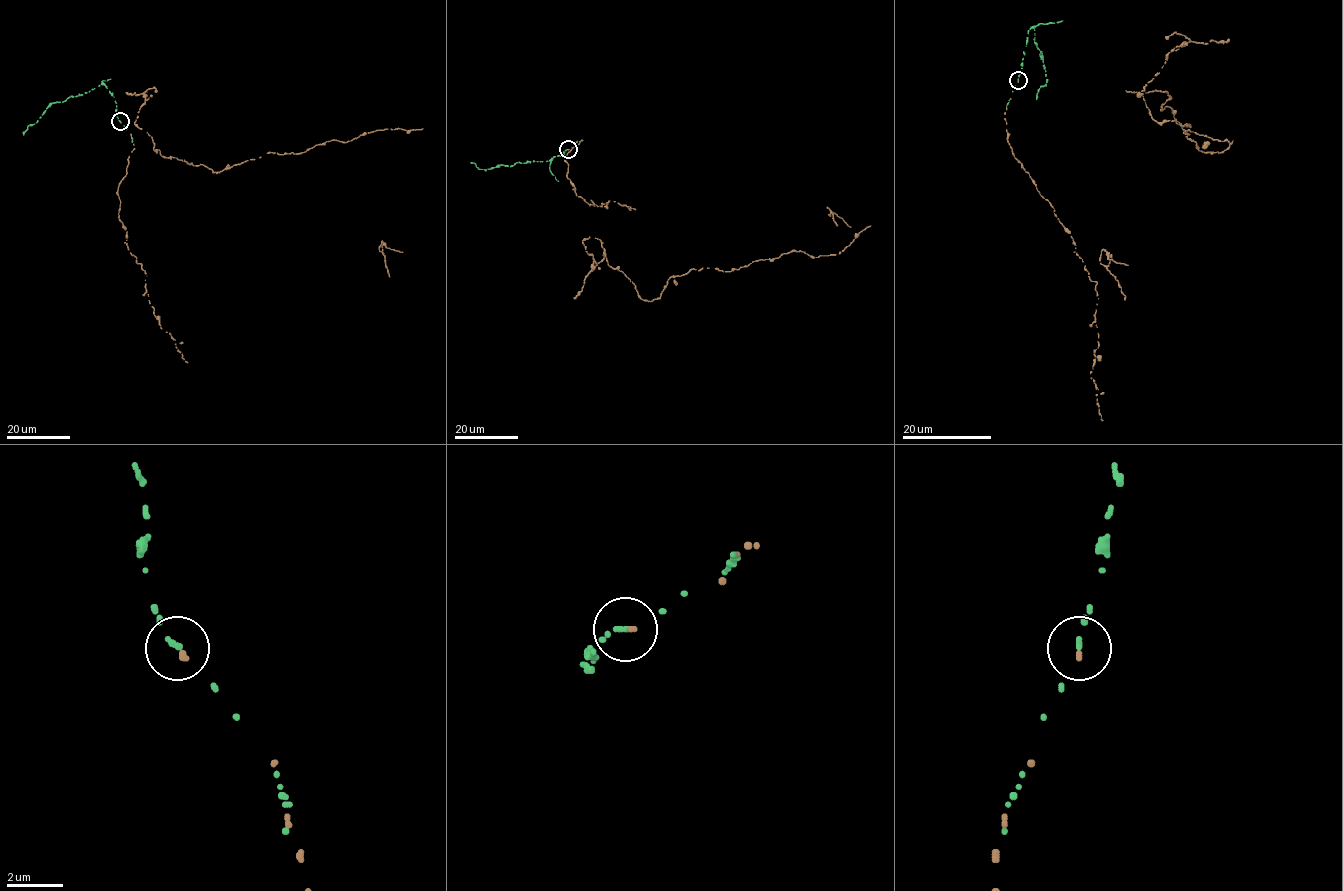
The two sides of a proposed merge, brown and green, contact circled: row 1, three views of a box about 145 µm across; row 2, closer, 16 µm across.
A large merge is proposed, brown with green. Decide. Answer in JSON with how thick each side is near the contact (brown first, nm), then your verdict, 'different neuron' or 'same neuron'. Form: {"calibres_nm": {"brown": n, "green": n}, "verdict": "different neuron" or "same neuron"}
{"calibres_nm": {"brown": 140, "green": 150}, "verdict": "same neuron"}

